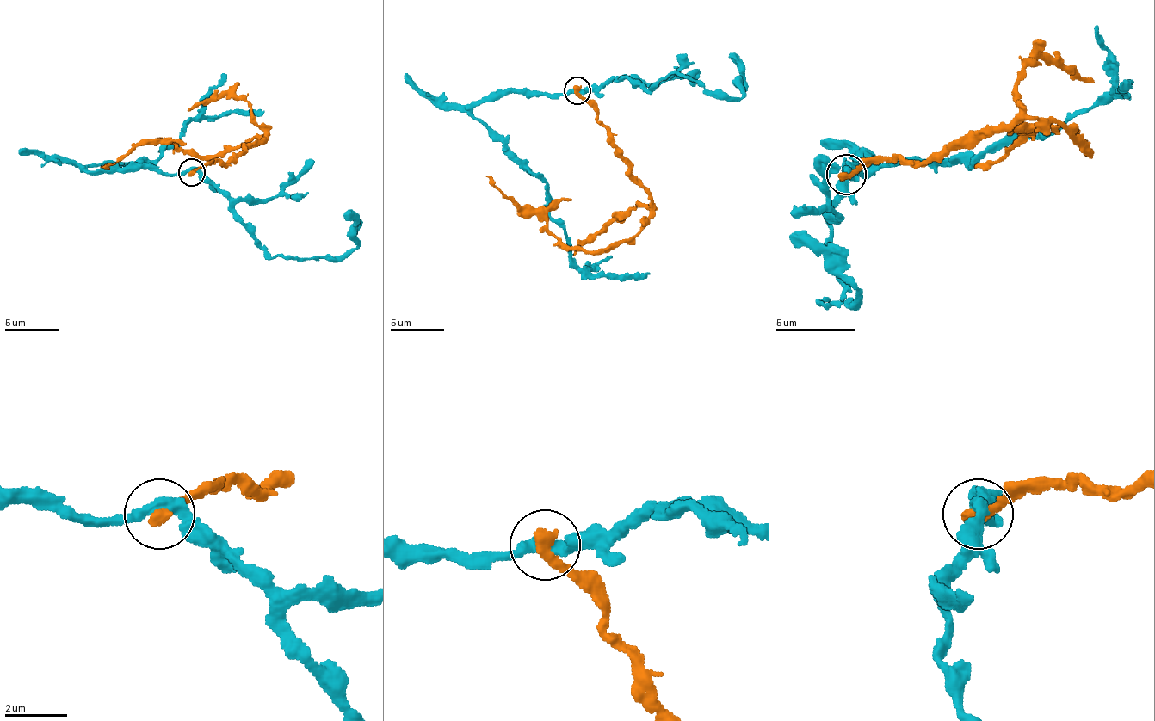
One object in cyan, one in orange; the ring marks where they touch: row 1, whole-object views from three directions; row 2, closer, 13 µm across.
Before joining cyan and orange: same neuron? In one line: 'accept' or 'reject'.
reject

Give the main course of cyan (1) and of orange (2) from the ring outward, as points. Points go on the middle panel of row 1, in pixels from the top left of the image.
1: (577, 91), (488, 94), (472, 113), (544, 185), (549, 217), (582, 268), (614, 276), (649, 273)
2: (577, 91), (651, 200), (651, 217), (630, 238), (603, 249), (568, 249), (485, 176)

